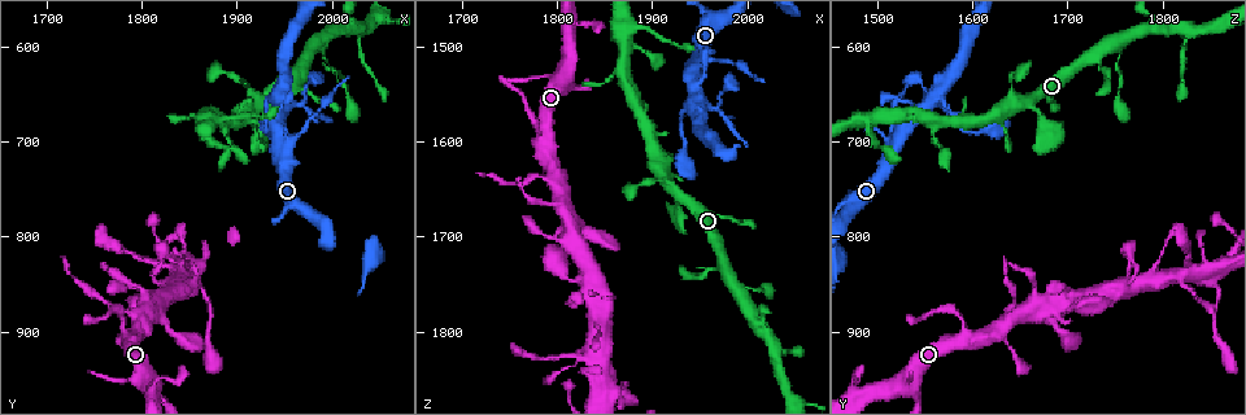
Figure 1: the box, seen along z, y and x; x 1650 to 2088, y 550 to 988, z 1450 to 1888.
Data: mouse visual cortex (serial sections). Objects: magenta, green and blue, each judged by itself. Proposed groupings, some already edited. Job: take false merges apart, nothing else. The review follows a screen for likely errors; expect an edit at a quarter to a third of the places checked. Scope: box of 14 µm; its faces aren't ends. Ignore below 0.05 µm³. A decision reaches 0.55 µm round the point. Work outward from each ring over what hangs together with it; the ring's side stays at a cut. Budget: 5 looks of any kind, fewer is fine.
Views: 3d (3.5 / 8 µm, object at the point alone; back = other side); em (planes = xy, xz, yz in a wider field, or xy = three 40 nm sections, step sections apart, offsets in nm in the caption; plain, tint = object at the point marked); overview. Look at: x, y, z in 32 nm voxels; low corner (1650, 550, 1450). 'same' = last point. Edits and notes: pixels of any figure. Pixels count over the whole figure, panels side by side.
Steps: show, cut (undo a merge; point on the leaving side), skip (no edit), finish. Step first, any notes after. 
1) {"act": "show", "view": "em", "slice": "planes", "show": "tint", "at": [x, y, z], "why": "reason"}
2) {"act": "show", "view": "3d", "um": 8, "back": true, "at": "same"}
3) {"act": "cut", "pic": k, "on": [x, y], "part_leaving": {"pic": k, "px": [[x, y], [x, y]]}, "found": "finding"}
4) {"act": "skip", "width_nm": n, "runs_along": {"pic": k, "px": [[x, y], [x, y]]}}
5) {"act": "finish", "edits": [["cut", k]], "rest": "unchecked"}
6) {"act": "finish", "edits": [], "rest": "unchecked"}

{"act": "show", "view": "3d", "um": 3.5, "at": [1795, 880, 1640], "why": "branch point"}

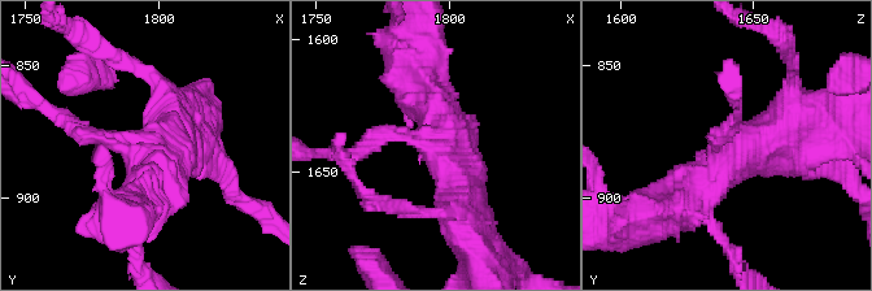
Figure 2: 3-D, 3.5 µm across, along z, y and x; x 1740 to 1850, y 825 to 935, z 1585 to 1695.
{"act": "show", "view": "em", "slice": "planes", "show": "tint", "at": [1792, 883, 1640], "arms": 3, "arm_widths_nm": [150, 500, 500], "why": "now the EM"}

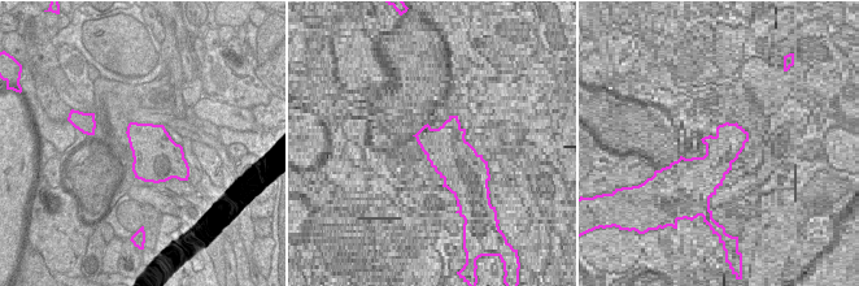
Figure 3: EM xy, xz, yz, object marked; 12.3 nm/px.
{"act": "cut", "pic": 2, "on": [69, 118], "part_leaving": {"pic": 2, "px": [[108, 139], [77, 131], [36, 99]]}, "found": "two cells meet here"}

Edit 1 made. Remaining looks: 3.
{"act": "show", "view": "3d", "um": 3.5, "at": [1870, 675, 1490], "why": "sharp bend"}

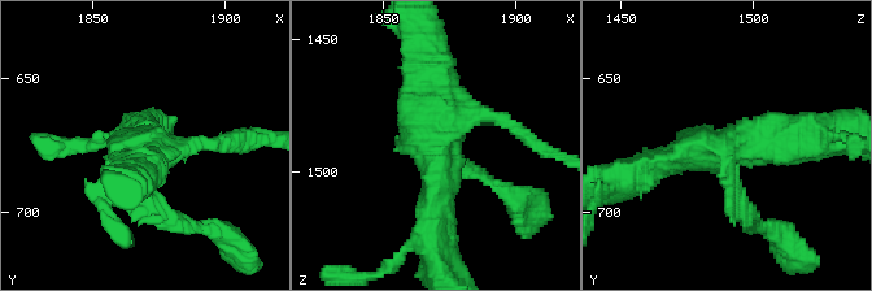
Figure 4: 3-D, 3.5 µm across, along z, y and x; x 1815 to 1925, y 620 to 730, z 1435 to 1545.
{"act": "show", "view": "em", "slice": "xy", "step": 2, "show": "tint", "at": [1869, 675, 1491]}

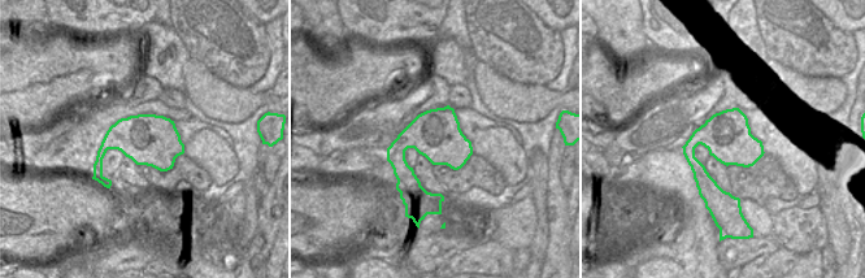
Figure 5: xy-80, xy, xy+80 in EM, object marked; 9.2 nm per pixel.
{"act": "skip", "arms": 4, "arm_widths_nm": [200, 200, 350, 450], "runs_along": {"pic": 4, "px": [[811, 138], [735, 142], [654, 165]]}, "found": "continuous, no second cell"}

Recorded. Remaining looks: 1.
{"act": "finish", "edits": [["cut", 2]], "rest": "unchecked"}

